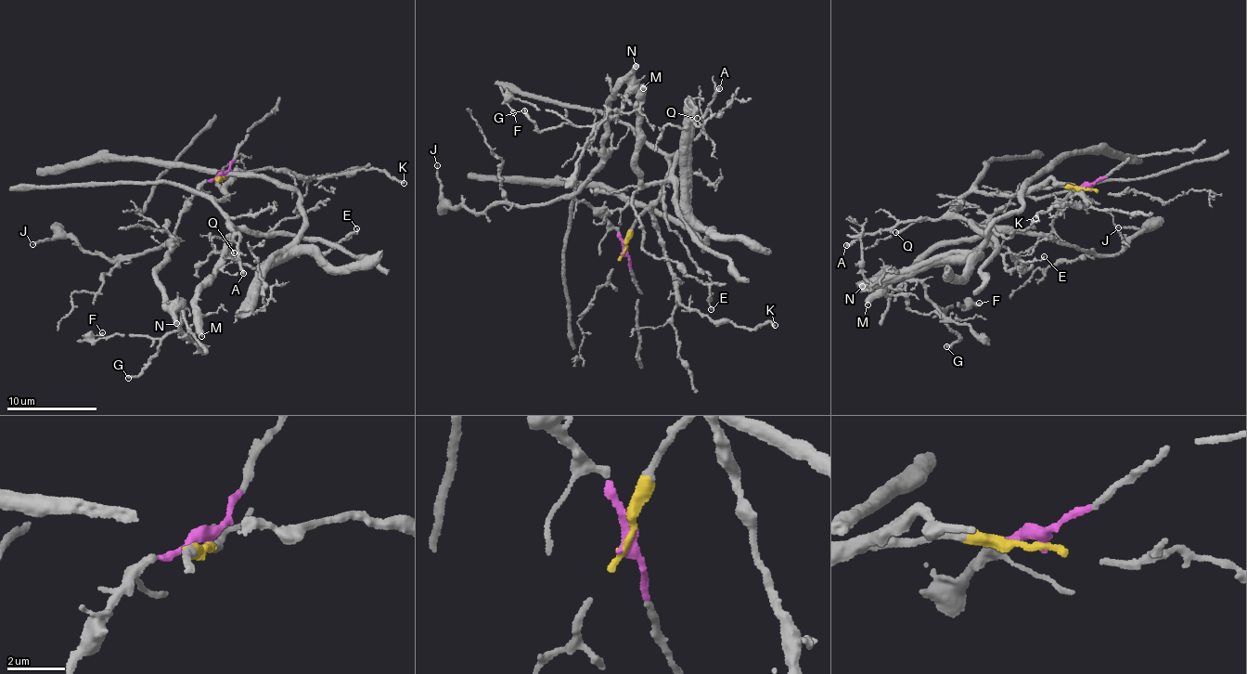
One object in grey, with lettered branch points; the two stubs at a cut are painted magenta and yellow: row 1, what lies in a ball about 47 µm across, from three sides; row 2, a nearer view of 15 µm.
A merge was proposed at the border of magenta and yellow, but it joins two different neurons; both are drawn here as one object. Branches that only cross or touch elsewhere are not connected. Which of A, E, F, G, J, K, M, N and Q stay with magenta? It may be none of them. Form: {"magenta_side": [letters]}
{"magenta_side": ["F", "G", "J", "N"]}

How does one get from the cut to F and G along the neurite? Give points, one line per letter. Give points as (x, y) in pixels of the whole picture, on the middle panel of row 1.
F: (623, 252), (574, 192), (627, 86), (622, 109), (588, 127), (517, 99), (514, 113)
G: (623, 252), (574, 192), (626, 84), (622, 109), (588, 127), (542, 131), (523, 110)

